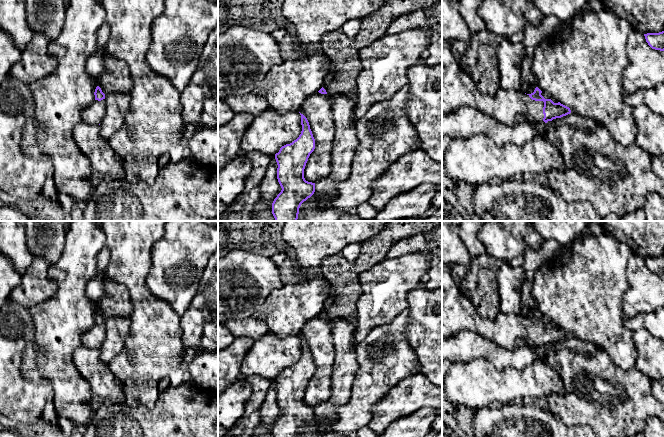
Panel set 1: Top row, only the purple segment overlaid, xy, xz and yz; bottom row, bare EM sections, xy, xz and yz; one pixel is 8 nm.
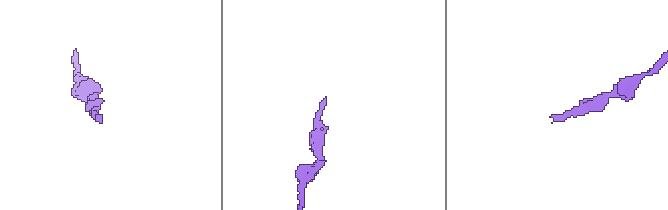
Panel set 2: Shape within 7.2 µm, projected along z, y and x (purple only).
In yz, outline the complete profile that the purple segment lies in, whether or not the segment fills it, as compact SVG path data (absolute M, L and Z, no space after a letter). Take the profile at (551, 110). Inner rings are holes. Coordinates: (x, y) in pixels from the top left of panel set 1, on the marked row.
M442 44L442 114L451 114L458 108L469 107L512 126L519 115L545 124L571 113L569 107L545 99L541 93L536 87L531 94L501 88L494 96L484 94L472 77L462 70L451 46Z

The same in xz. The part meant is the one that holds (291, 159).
M300 115L301 134L275 154L277 179L282 188L272 203L275 221L297 221L301 204L315 192L315 183L304 178L306 163L315 149L315 139L307 118Z

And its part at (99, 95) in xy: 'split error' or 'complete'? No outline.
split error

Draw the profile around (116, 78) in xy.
M106 52L104 65L104 72L100 75L97 85L102 92L105 95L111 93L129 94L133 89L133 80L128 64Z

